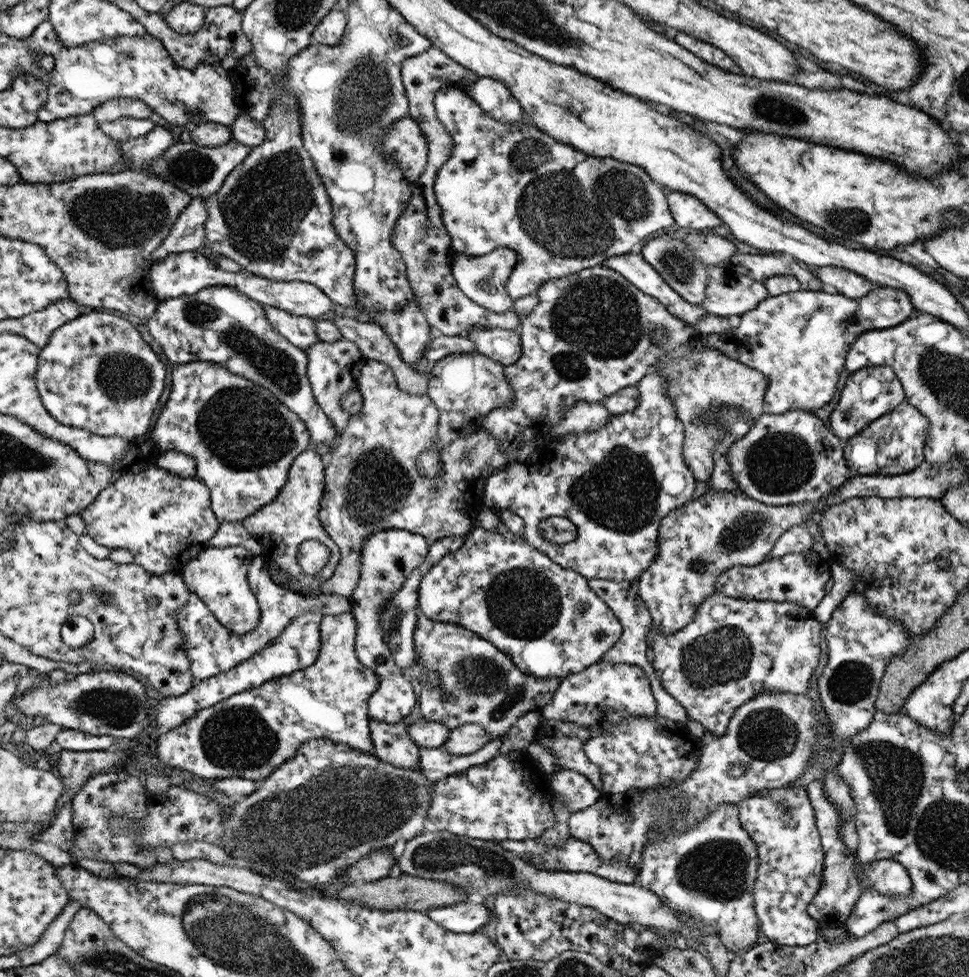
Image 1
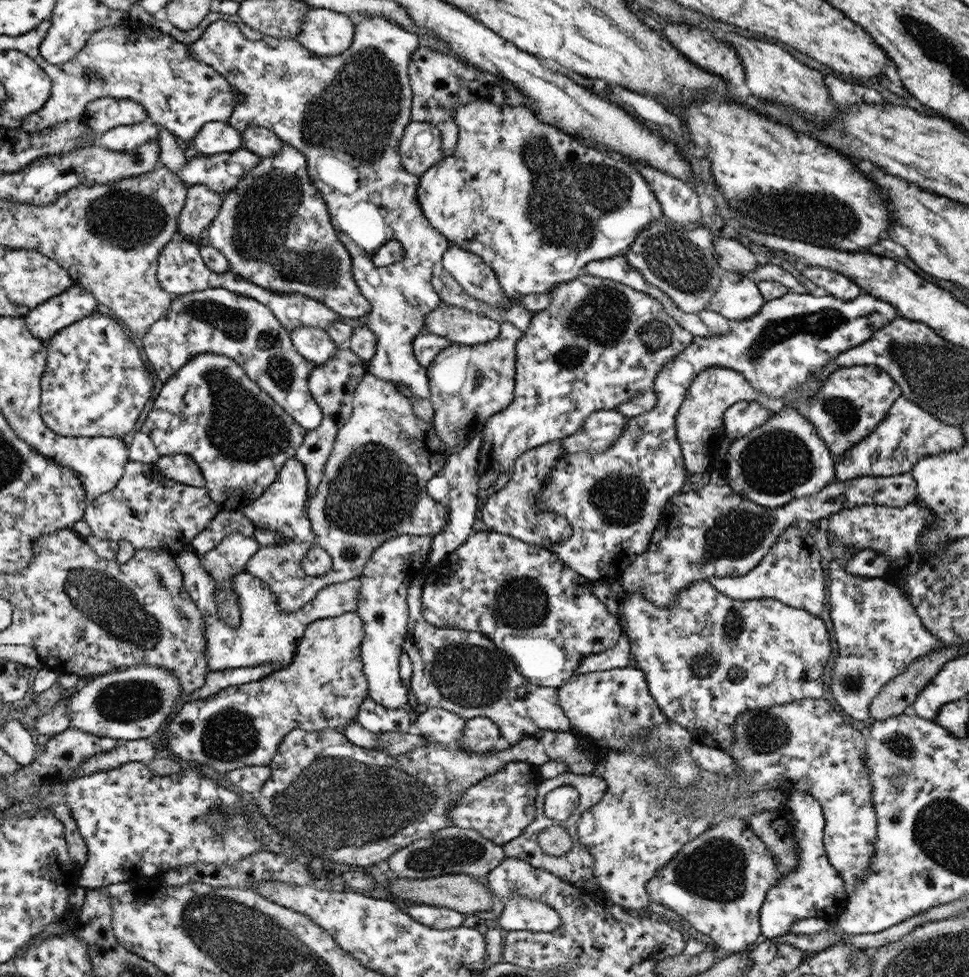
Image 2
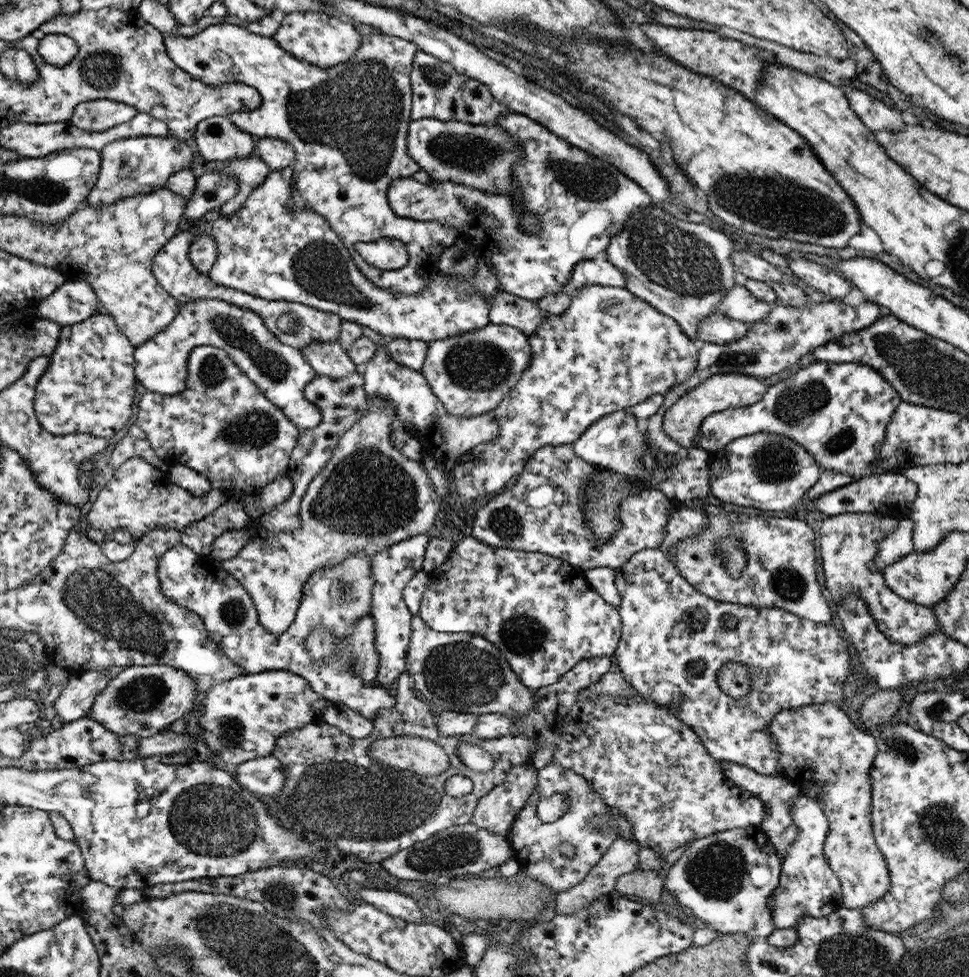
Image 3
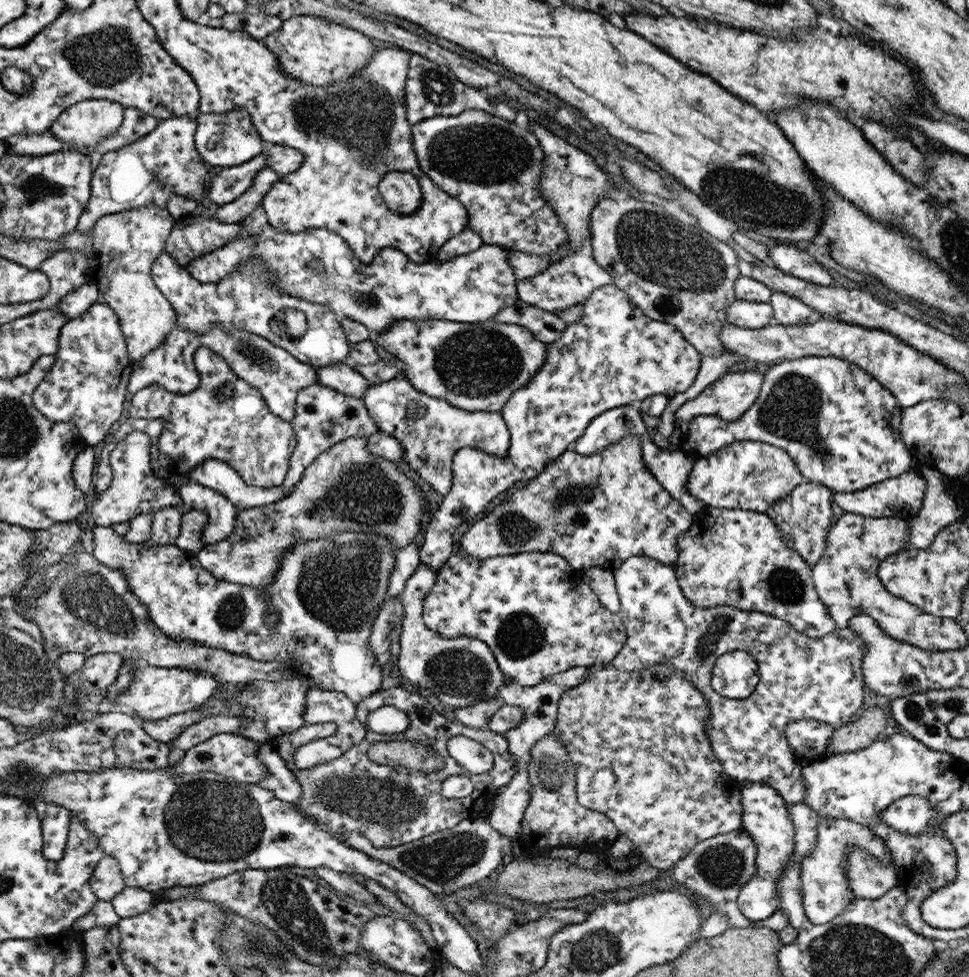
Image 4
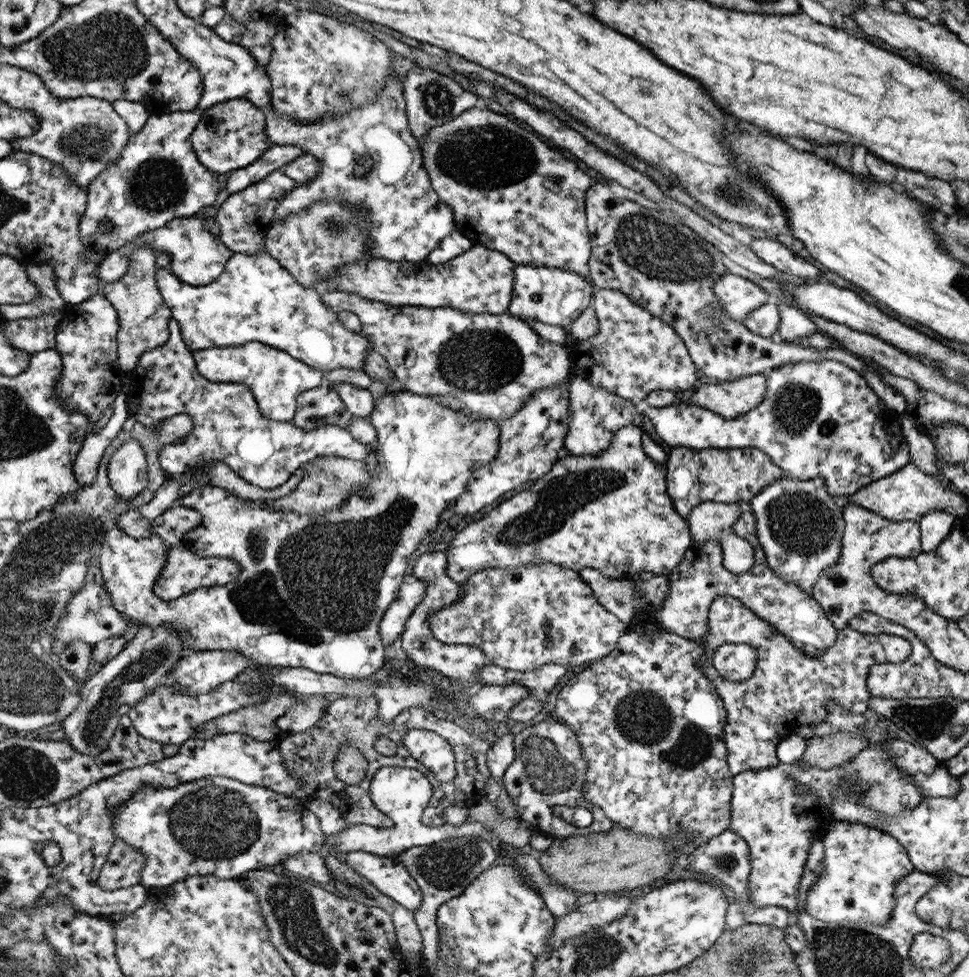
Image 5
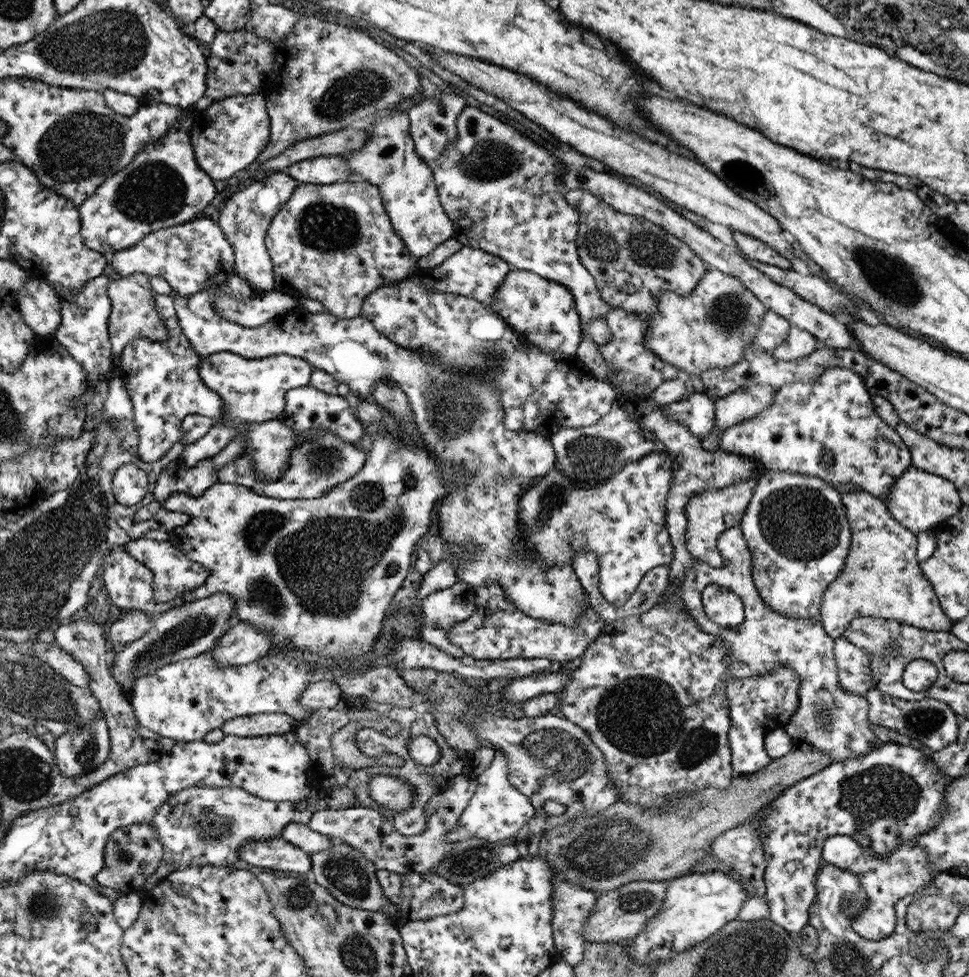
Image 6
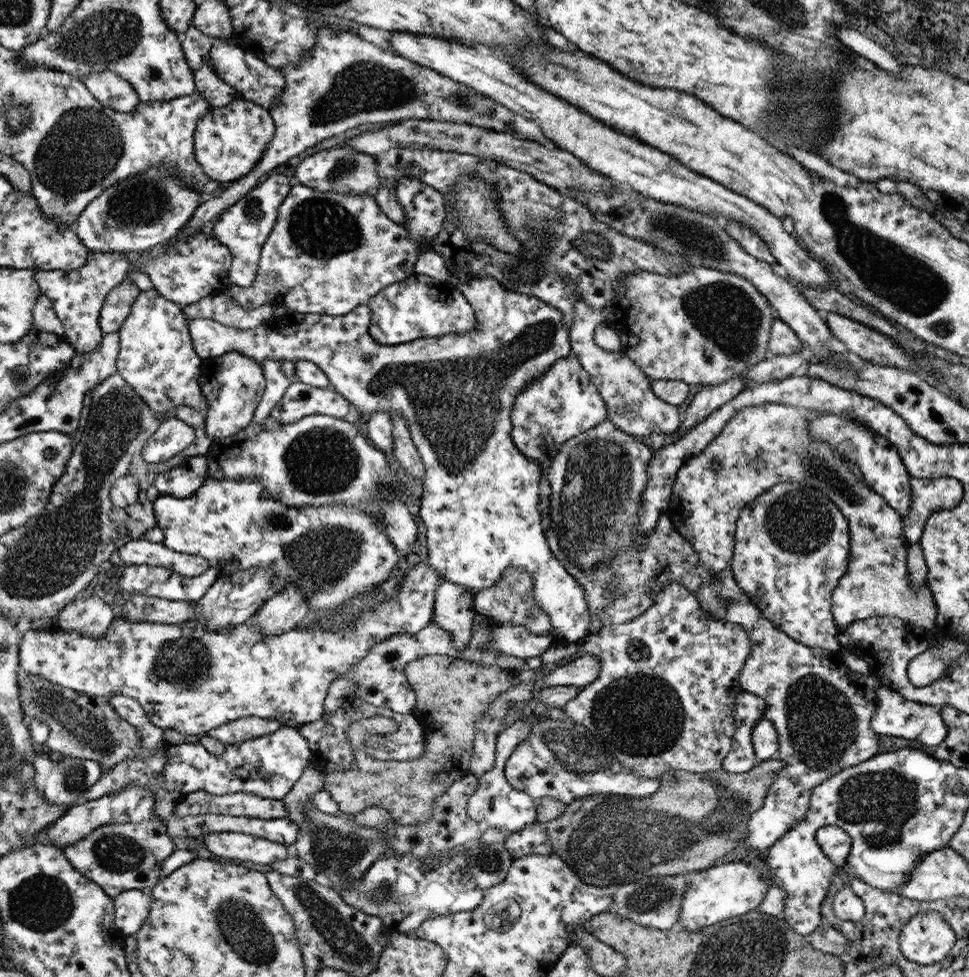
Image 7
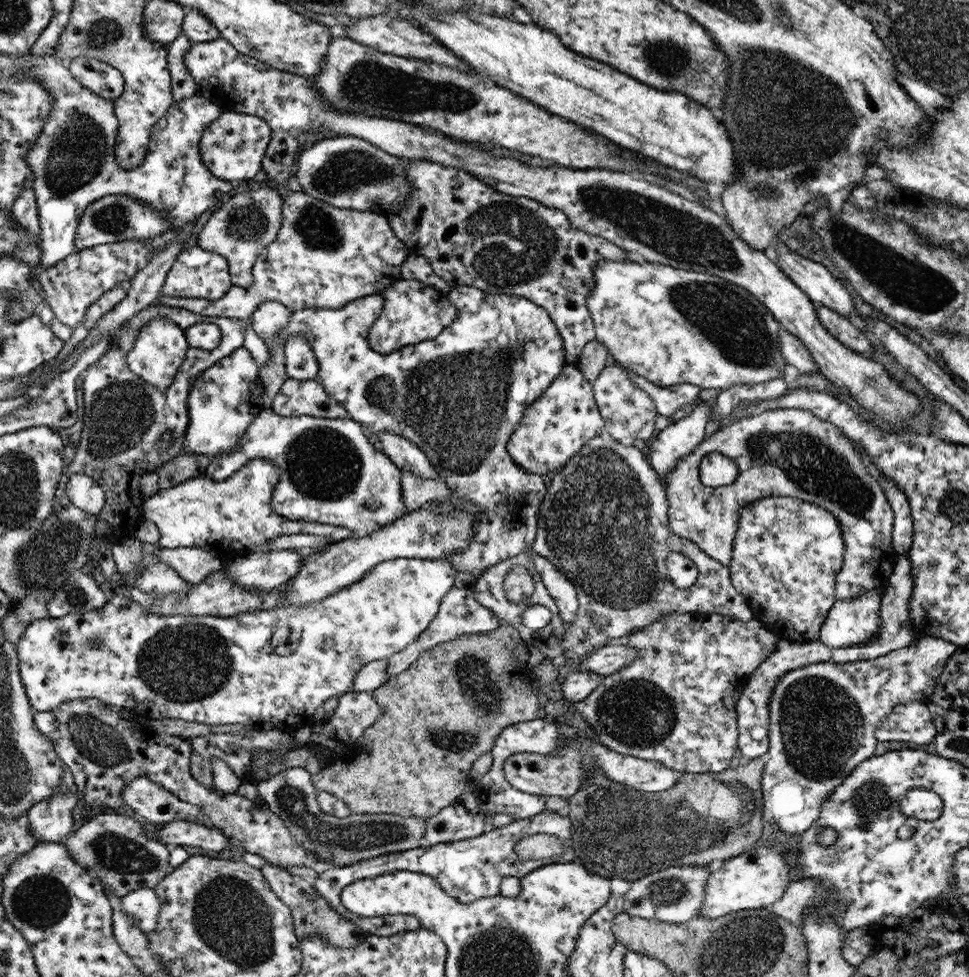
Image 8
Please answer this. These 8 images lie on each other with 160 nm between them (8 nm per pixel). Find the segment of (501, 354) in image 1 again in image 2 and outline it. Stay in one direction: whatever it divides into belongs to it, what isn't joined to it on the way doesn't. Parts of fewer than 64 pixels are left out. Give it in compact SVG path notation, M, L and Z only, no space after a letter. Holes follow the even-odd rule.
M441 301L424 316L424 330L450 343L480 345L498 337L500 323Z

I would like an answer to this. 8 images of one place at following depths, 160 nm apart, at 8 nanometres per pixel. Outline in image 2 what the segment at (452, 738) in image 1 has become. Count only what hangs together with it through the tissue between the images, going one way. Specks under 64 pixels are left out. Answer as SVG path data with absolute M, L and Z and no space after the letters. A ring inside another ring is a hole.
M473 717L465 721L461 737L456 742L467 751L481 753L493 749L499 737L498 726L488 718Z

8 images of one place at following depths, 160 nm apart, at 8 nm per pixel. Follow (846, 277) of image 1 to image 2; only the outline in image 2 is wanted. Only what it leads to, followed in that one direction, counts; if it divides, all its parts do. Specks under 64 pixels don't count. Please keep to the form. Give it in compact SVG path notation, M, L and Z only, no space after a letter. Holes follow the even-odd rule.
M806 266L800 271L800 274L807 278L809 282L815 284L815 286L826 290L827 295L835 298L849 300L860 293L860 288L854 282L850 282L848 278L832 270L817 266Z

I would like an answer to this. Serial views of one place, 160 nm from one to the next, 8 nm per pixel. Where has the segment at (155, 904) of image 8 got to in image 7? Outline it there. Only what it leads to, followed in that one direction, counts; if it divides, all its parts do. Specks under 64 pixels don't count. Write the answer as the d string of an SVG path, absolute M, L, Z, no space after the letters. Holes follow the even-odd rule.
M150 889L128 890L112 897L115 904L115 925L123 937L136 934L147 921L152 906Z

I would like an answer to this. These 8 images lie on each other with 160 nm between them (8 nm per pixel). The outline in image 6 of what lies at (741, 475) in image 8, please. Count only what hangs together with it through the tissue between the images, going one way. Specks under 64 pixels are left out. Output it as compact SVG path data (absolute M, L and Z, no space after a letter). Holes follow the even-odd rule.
M753 384L734 390L721 398L711 398L714 407L714 427L707 433L700 442L701 448L705 450L722 450L718 445L718 434L720 430L725 430L742 420L757 416L766 406L772 405L775 388L767 384ZM764 466L757 474L753 474L749 480L741 480L741 484L733 484L721 490L701 490L701 494L693 494L684 506L685 519L687 520L684 541L686 542L687 552L693 560L704 562L713 567L722 567L723 557L716 549L716 540L719 534L739 525L745 512L745 507L749 504L753 487L757 485L759 476L763 475ZM864 491L843 492L840 502L850 532L849 550L839 576L829 583L819 602L820 623L825 634L836 639L842 636L846 626L857 617L885 618L899 621L901 624L928 631L947 632L953 621L940 609L937 598L923 576L915 558L916 535L900 526L891 516L881 500Z

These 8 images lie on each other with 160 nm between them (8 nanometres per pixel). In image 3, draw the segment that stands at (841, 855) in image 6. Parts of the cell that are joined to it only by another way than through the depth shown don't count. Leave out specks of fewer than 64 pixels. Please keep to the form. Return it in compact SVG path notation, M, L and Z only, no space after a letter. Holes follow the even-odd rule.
M798 795L790 806L790 815L798 831L782 858L778 885L767 897L767 908L774 929L796 928L799 917L821 918L842 906L842 890L838 878L827 864L822 851L828 833L828 822L823 816L821 805L812 798Z

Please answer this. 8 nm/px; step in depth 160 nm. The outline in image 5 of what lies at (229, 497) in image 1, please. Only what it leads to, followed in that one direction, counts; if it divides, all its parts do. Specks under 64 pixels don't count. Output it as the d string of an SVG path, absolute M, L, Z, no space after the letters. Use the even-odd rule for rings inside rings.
M173 318L169 320L168 331L168 340L163 345L156 349L144 350L140 354L137 366L128 377L131 396L127 399L132 417L143 427L156 426L157 431L165 418L181 413L187 414L193 421L193 426L187 436L166 444L160 450L157 460L159 467L166 474L181 476L181 474L193 471L201 464L206 464L209 460L217 460L225 470L234 472L245 483L263 488L263 490L271 490L284 485L297 469L317 457L337 456L361 461L373 450L375 441L372 444L355 442L346 430L338 426L325 425L318 426L317 429L303 430L291 421L265 418L259 412L256 399L249 387L233 382L213 382L211 379L203 378L197 372L190 350L183 342L180 328Z

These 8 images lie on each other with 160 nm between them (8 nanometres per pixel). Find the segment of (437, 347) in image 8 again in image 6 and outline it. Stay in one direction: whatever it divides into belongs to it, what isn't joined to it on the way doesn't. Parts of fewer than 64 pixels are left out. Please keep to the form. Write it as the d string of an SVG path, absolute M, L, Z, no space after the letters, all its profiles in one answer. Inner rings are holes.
M512 268L492 296L490 309L522 338L524 344L548 352L575 354L580 339L581 326L573 295L559 282L541 278L526 270ZM231 272L226 282L195 293L189 298L179 294L172 294L172 301L178 318L179 328L183 336L189 341L193 350L201 358L218 352L229 352L242 355L247 359L267 358L277 354L286 354L295 358L302 358L312 365L313 369L321 369L330 374L335 380L348 386L348 391L360 400L371 400L373 385L382 378L392 380L405 394L412 412L412 420L420 440L439 461L443 469L457 469L473 471L477 474L469 478L469 482L451 494L445 495L438 502L437 524L442 538L443 550L452 546L462 548L461 556L454 566L459 584L468 588L475 588L481 584L496 582L505 591L507 599L516 606L517 610L525 612L531 618L555 622L561 626L576 626L578 618L584 614L585 592L579 584L571 565L555 565L542 567L541 561L530 560L530 552L522 549L522 536L519 534L517 522L517 501L525 492L525 486L533 477L543 477L553 468L555 462L554 450L548 439L536 434L522 434L507 430L502 421L502 406L498 399L498 392L494 386L477 375L468 375L455 371L450 374L447 369L438 367L441 357L421 353L414 350L402 349L393 342L381 336L372 326L372 321L363 315L346 319L336 318L336 315L323 311L322 313L308 313L293 315L289 310L270 318L267 322L247 328L235 322L229 322L216 310L216 298L221 295L235 295L244 299L265 294L261 288L251 286L242 276Z

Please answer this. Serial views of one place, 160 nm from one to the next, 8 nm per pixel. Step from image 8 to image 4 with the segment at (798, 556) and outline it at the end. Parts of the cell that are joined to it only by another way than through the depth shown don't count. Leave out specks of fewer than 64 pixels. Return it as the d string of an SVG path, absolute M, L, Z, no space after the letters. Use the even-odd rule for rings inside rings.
M805 481L799 484L793 492L789 492L787 498L781 498L779 502L773 503L769 510L764 512L773 523L777 524L777 529L788 542L788 548L800 554L803 562L806 562L811 569L823 554L827 531L833 522L832 494L825 486Z

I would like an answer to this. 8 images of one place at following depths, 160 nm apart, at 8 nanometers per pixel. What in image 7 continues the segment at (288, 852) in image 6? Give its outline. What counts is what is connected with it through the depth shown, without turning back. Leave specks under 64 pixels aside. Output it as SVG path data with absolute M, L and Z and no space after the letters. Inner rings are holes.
M214 832L202 835L202 838L202 847L207 852L265 871L269 863L287 858L284 845L243 833Z

